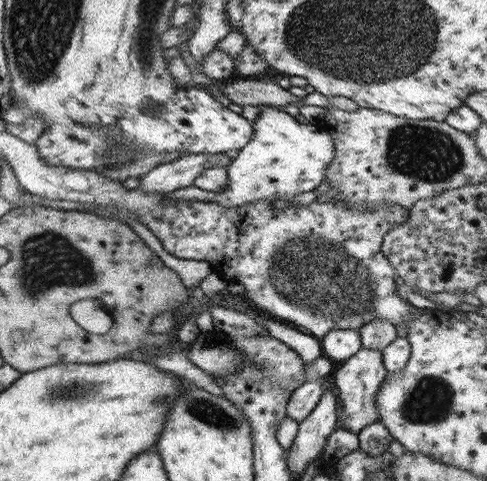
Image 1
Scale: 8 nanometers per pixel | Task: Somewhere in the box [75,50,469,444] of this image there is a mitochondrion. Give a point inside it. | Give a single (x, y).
(317, 276)

